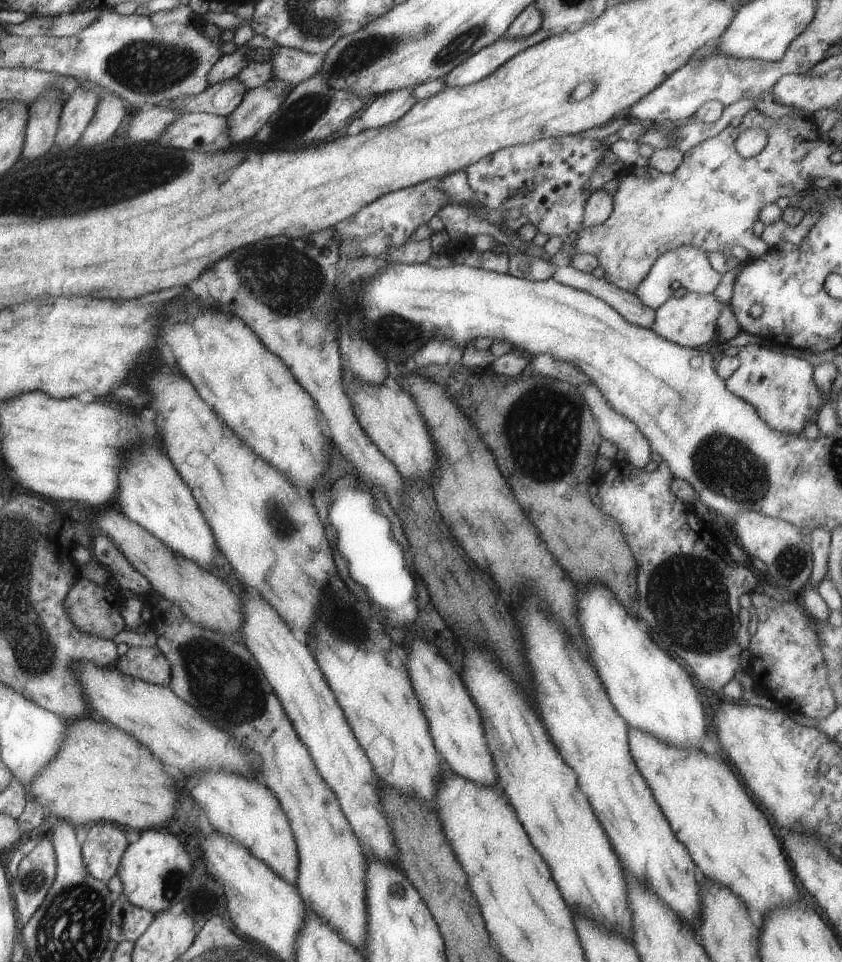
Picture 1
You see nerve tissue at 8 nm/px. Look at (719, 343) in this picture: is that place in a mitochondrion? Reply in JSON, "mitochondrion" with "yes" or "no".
{"mitochondrion":"no"}

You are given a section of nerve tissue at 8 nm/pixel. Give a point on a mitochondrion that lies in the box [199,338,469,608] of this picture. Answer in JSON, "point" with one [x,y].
{"point":[278,519]}

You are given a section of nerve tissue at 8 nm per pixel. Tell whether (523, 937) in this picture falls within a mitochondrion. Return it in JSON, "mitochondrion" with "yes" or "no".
{"mitochondrion":"no"}

